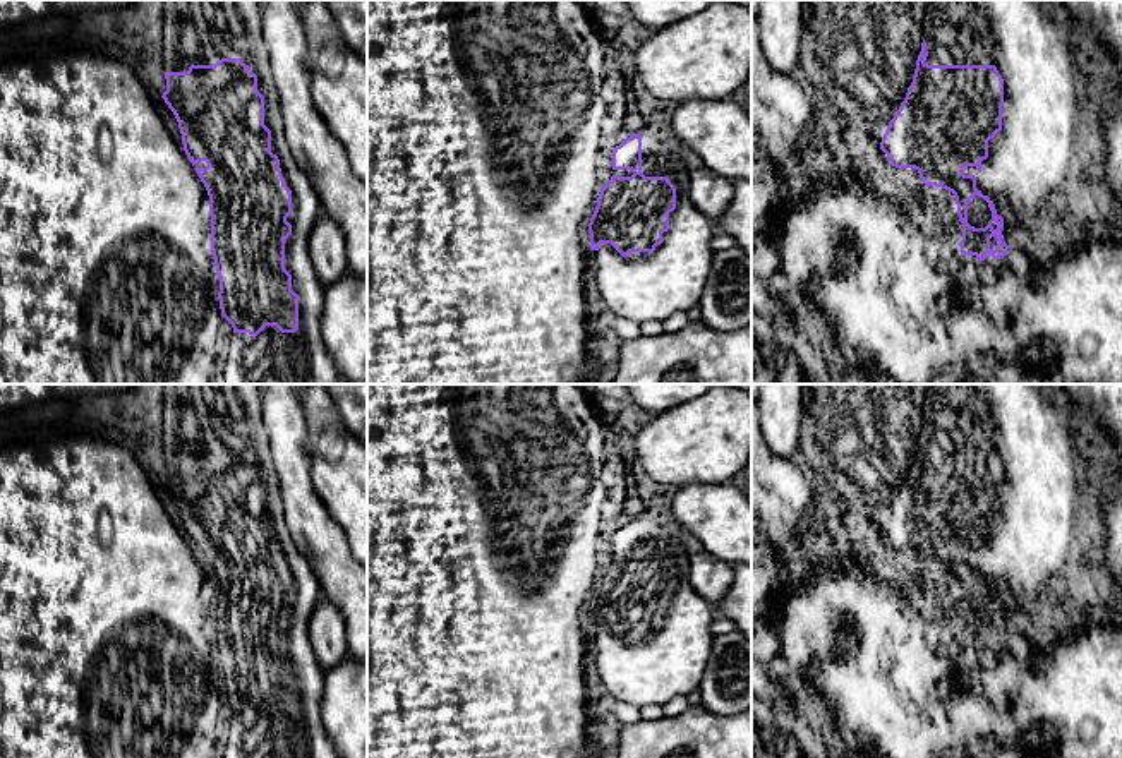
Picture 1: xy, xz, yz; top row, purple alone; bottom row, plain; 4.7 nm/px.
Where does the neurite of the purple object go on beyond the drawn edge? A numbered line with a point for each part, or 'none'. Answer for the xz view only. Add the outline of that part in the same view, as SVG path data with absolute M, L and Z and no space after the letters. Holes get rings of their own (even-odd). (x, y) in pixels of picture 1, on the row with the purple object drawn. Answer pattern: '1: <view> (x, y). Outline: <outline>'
1: xz (640, 287). Outline: M657 129L642 134L642 173L645 177L667 177L676 187L676 209L669 213L669 230L654 252L630 252L623 257L611 244L588 250L595 262L597 305L630 321L666 321L676 312L697 307L712 269L714 250L710 242L717 233L715 223L690 199L690 173L673 142Z

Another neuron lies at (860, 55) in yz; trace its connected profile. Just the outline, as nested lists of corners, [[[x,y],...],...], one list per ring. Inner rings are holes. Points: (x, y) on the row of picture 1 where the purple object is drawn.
[[[805,0],[801,10],[801,55],[799,67],[808,82],[815,87],[820,103],[829,113],[846,115],[848,118],[863,123],[872,132],[878,122],[890,122],[906,98],[908,87],[913,82],[916,60],[923,43],[926,0]]]

